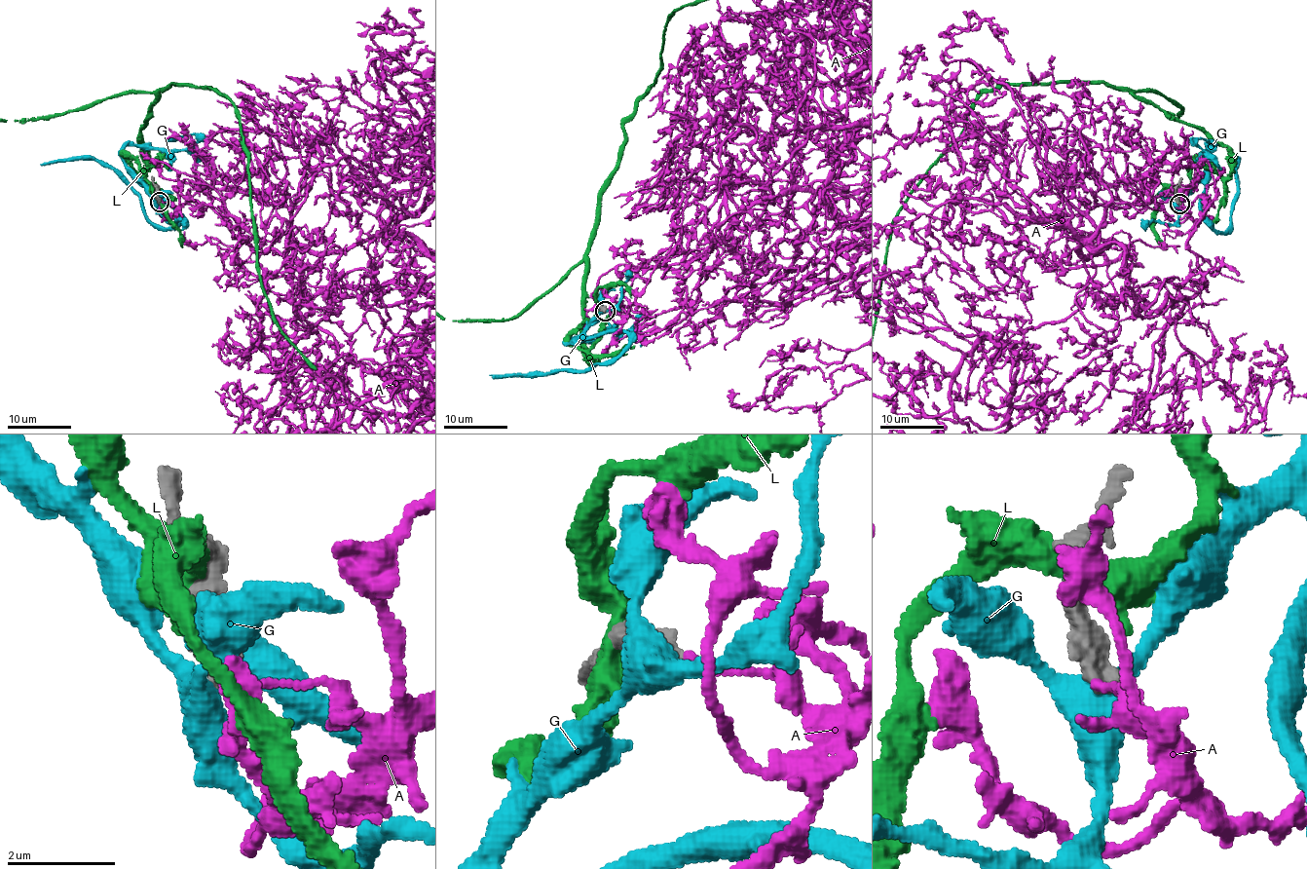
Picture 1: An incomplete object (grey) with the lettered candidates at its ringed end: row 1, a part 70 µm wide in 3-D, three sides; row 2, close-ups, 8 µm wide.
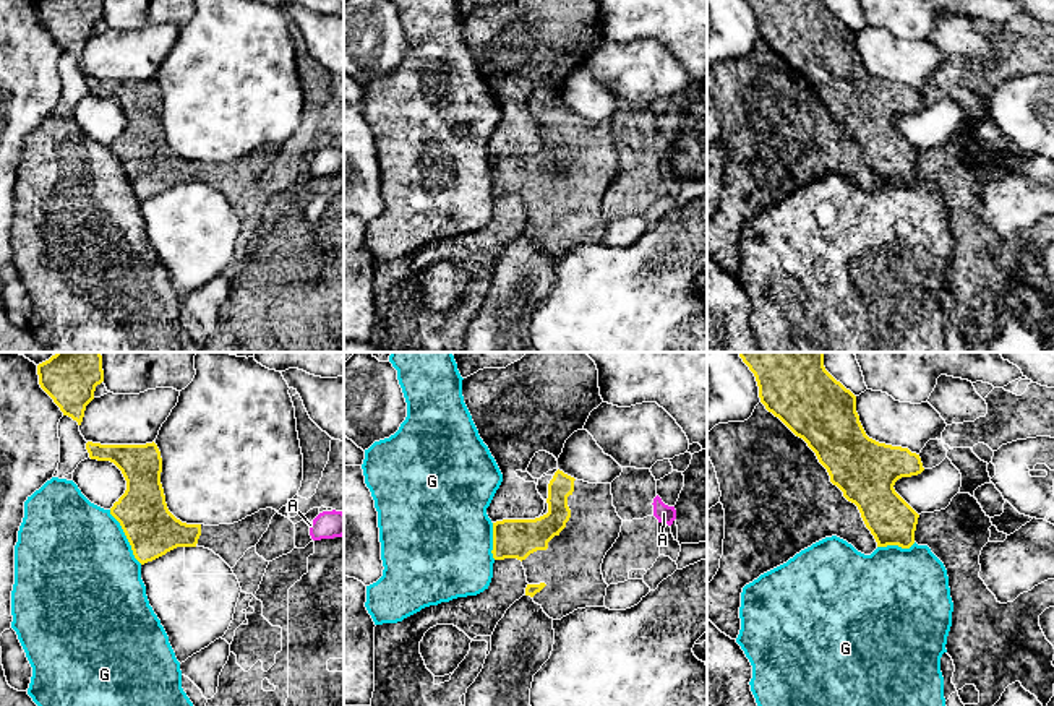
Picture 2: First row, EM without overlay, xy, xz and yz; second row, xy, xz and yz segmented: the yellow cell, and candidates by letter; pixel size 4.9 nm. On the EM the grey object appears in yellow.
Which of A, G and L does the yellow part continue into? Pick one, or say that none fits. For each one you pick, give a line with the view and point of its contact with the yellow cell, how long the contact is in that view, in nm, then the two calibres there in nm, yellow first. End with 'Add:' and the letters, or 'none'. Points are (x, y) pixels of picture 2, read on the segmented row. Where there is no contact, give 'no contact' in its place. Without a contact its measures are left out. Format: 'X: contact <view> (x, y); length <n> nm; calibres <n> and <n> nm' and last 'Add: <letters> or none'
Add: none

